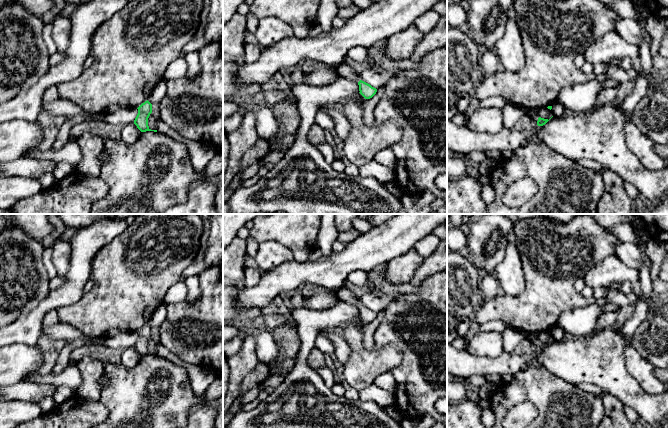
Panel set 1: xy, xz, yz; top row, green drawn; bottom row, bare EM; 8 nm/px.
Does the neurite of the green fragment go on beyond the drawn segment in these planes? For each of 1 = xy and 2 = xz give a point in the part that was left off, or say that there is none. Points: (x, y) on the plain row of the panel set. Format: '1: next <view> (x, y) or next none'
1: next none
2: next none

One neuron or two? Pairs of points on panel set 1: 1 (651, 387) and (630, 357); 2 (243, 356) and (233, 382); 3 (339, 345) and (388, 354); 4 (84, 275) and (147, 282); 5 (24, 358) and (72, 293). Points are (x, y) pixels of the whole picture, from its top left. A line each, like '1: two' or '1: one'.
1: one
2: one
3: two
4: two
5: two

